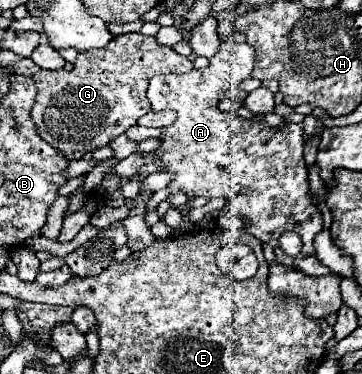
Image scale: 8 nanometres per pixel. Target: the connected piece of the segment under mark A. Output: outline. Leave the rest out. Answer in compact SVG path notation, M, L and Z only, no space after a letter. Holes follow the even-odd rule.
M228 41L220 45L220 51L210 59L206 69L152 77L146 91L152 111L172 109L178 113L178 119L174 125L164 127L160 147L146 155L146 165L138 175L172 171L176 173L176 179L168 185L172 193L184 191L186 195L204 195L208 199L224 197L226 209L236 211L245 223L244 230L274 247L276 261L296 267L306 275L326 275L330 273L328 267L314 255L314 237L322 231L322 215L312 207L312 199L308 199L302 123L286 123L274 131L262 121L226 115L218 109L220 99L238 89L250 77L252 67L252 47ZM156 161L162 161L164 167L158 167ZM286 231L294 231L302 239L302 249L294 257L286 255L278 243Z

